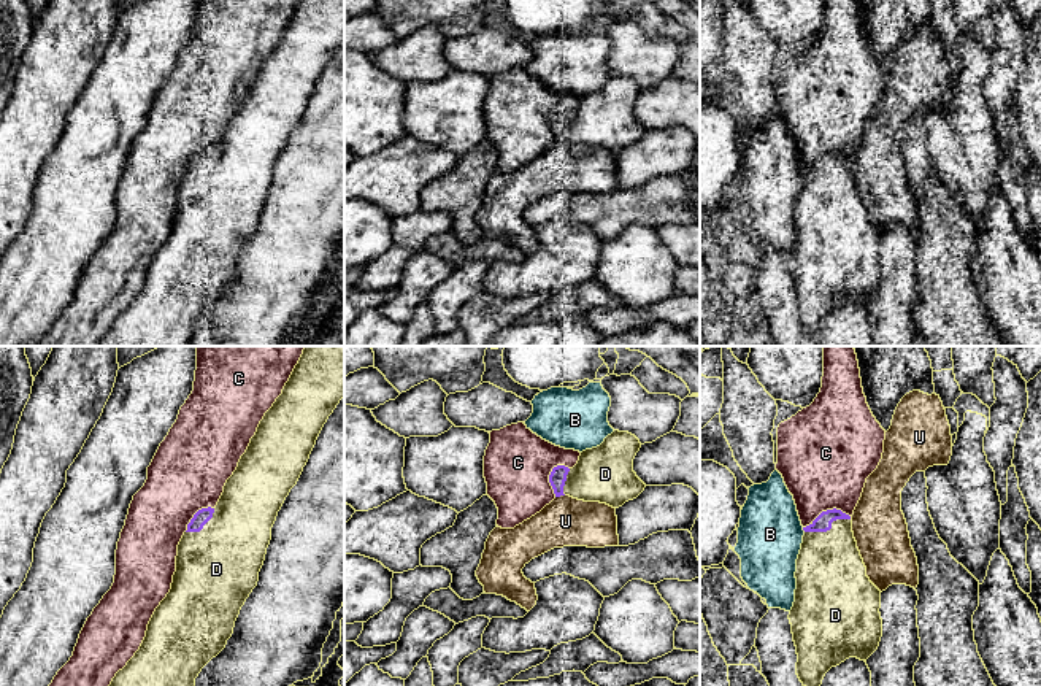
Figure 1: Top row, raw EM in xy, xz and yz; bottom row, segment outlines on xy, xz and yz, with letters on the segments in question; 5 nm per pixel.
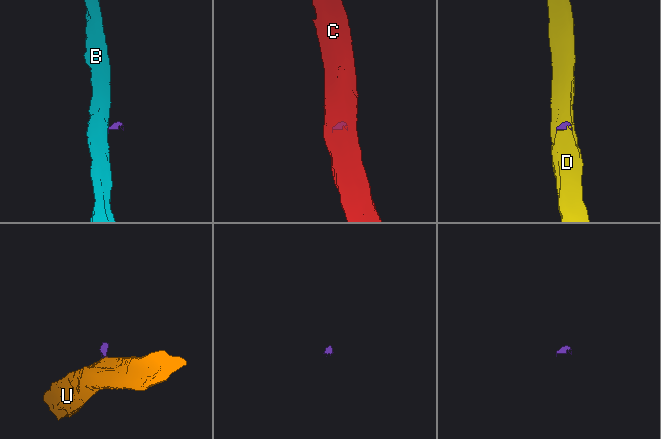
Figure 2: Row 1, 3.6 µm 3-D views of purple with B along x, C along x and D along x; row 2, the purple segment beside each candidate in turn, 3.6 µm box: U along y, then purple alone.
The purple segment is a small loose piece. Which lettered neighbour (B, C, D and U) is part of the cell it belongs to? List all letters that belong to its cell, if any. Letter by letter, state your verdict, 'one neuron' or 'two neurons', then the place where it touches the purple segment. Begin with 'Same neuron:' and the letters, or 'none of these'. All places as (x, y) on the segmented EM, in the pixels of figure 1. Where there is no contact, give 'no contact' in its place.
Same neuron: D
B: two neurons | yz (803, 529)
C: two neurons | yz (827, 510)
D: one neuron | yz (829, 529)
U: two neurons | xz (559, 496)

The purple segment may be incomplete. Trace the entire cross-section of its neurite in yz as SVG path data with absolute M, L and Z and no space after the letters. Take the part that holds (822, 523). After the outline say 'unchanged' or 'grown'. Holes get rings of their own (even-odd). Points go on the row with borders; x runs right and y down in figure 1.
M836 508L822 511L803 530L789 619L798 654L797 675L803 686L820 686L832 667L849 657L866 662L878 649L882 637L881 591L866 576L849 514Z; grown

